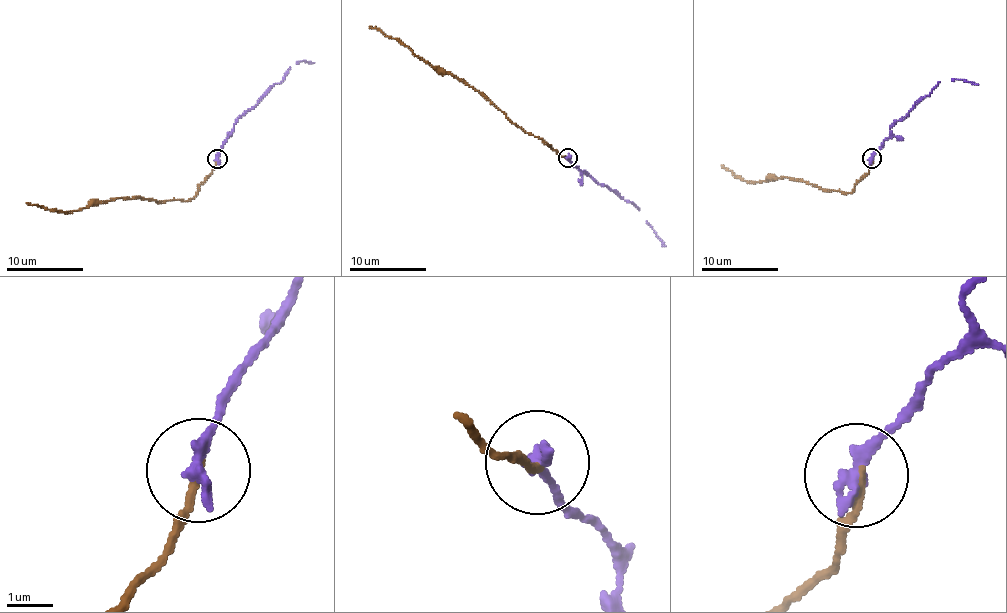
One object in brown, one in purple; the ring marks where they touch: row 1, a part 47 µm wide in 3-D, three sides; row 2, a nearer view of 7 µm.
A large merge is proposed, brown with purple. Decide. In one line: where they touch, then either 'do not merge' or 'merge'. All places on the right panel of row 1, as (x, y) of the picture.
place (872, 158); merge

